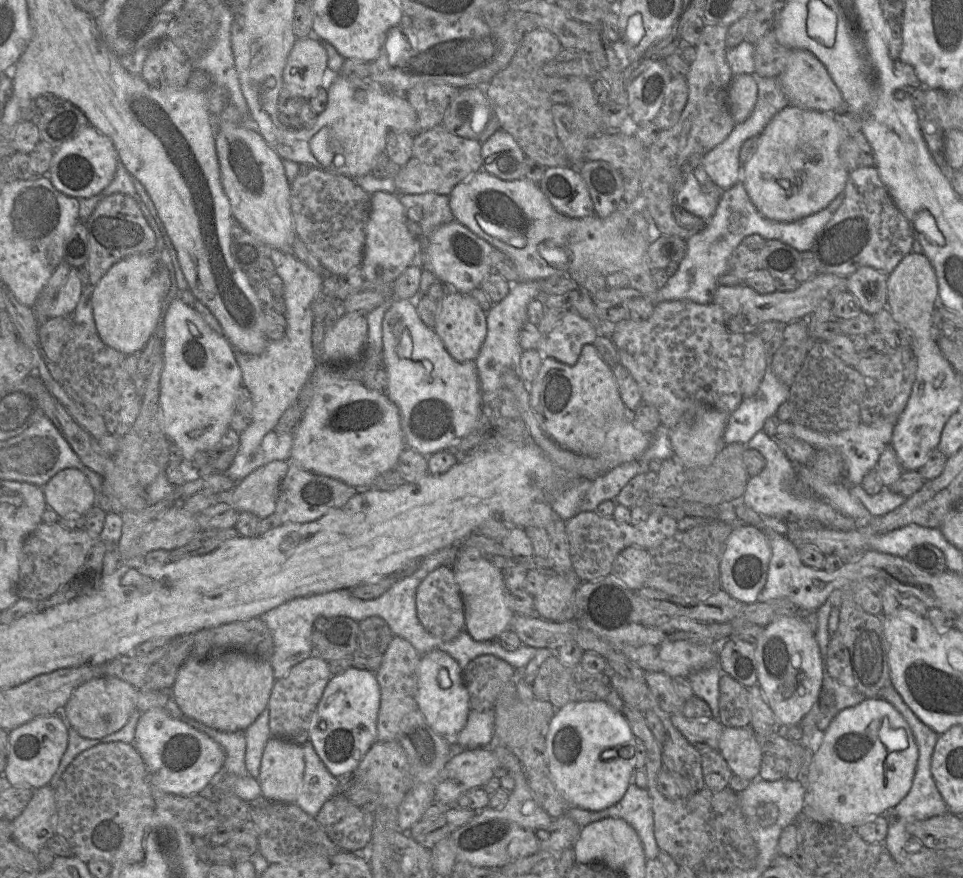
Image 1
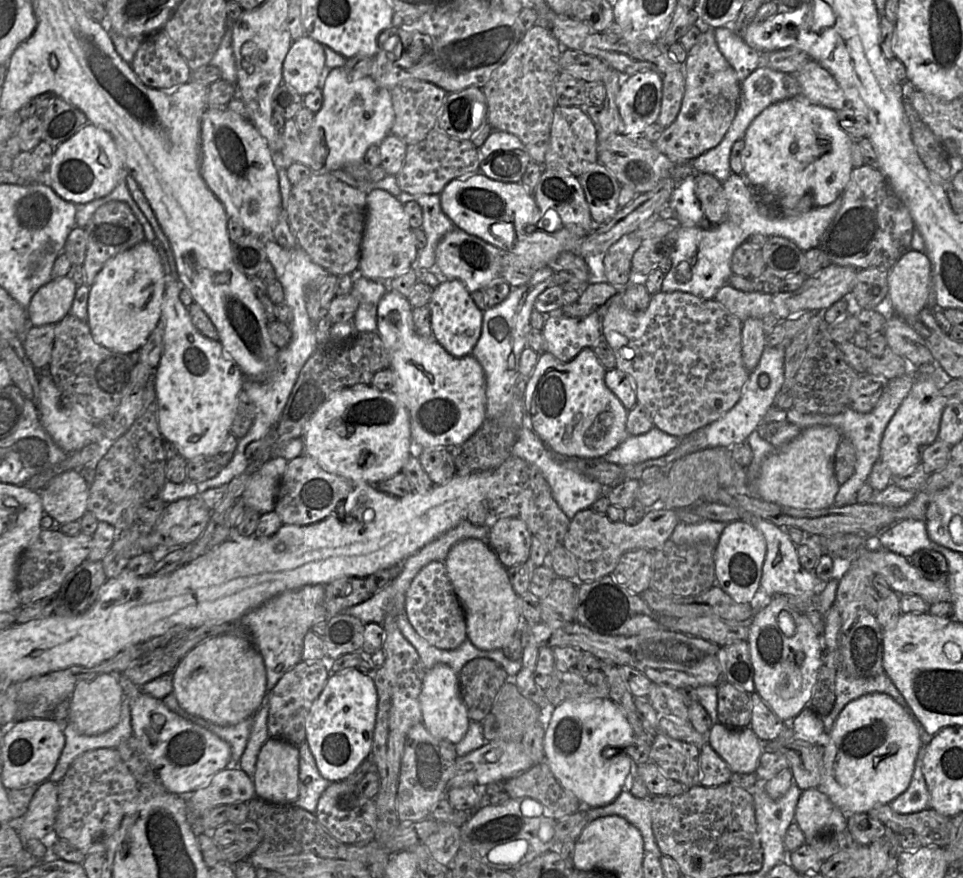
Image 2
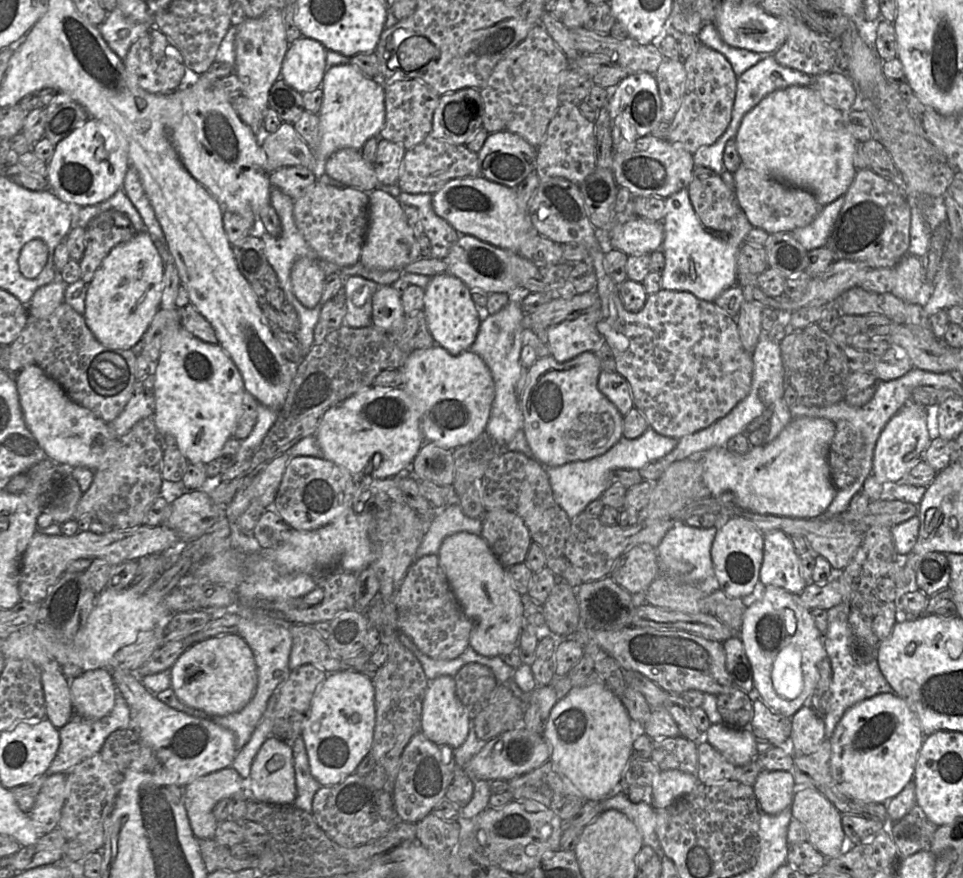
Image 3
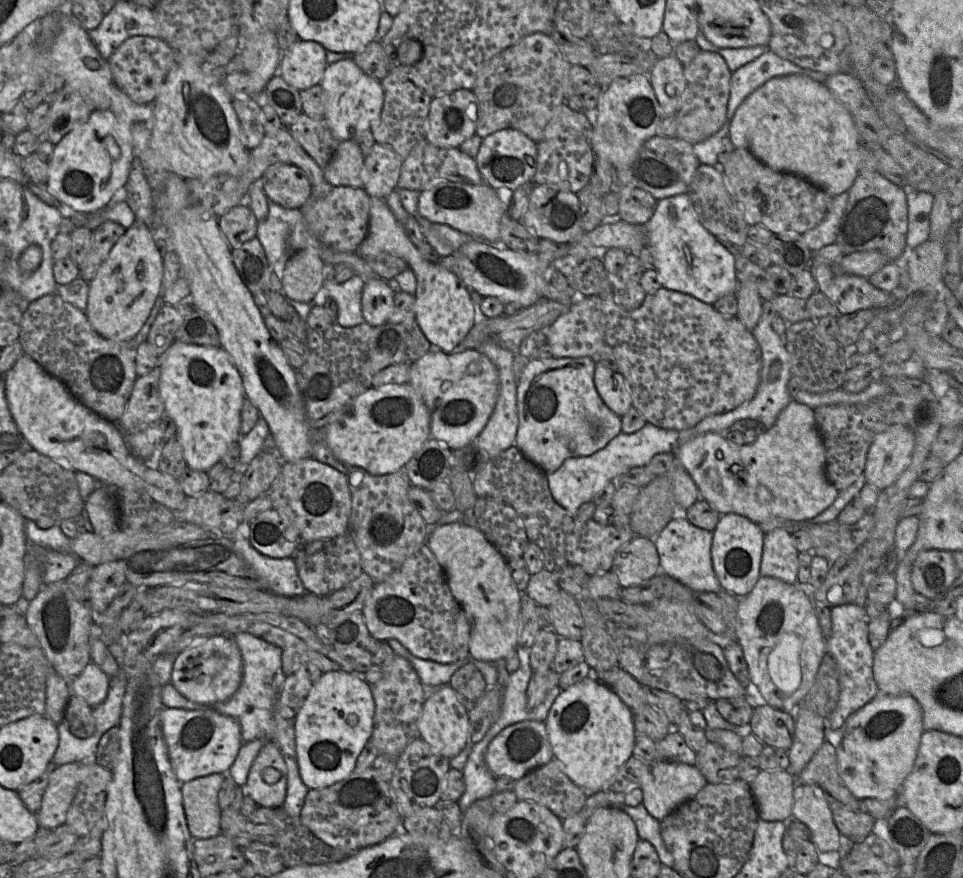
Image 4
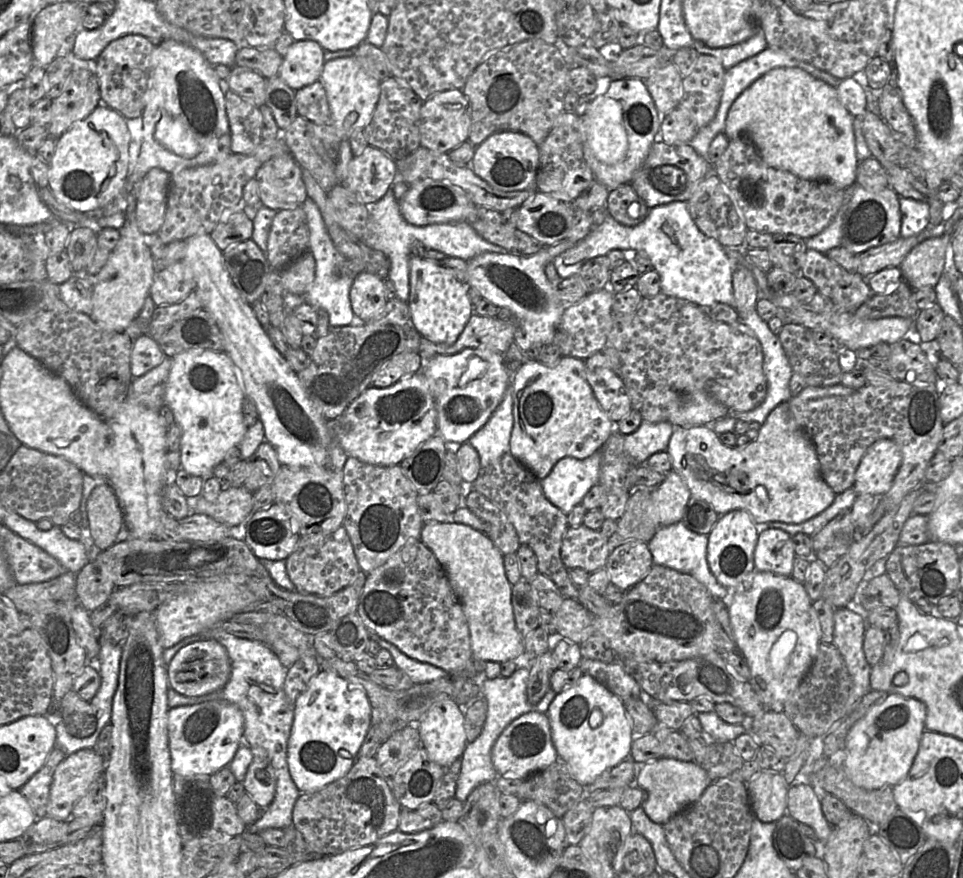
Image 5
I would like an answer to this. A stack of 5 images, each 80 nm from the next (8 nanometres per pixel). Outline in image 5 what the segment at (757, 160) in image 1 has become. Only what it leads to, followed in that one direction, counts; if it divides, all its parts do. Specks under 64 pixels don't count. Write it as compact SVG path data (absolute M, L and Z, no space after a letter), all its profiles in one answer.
M775 68L767 72L759 79L757 79L754 83L752 83L736 98L736 100L729 108L725 120L724 134L729 138L729 140L739 137L747 138L755 146L764 162L773 168L791 172L801 178L808 180L828 181L839 189L847 189L847 187L856 183L856 175L859 160L857 158L855 147L853 116L841 103L835 87L832 87L824 81L821 81L813 77L801 68Z

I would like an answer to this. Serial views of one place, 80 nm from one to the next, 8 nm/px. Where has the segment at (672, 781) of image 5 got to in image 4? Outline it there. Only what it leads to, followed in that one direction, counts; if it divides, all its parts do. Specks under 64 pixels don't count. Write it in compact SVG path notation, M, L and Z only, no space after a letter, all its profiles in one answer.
M655 761L650 763L646 781L640 787L642 804L652 817L661 821L679 805L695 797L707 783L696 766Z

